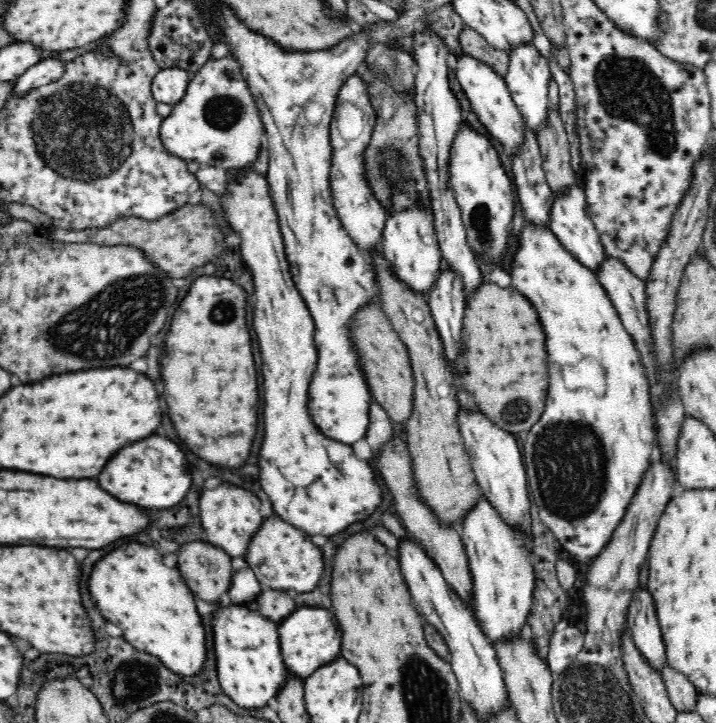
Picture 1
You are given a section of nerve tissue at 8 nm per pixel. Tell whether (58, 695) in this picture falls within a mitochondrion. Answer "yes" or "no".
no

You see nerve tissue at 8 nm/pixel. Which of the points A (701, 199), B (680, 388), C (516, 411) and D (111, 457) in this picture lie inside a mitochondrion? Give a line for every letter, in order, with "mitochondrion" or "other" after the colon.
A: other
B: other
C: mitochondrion
D: other

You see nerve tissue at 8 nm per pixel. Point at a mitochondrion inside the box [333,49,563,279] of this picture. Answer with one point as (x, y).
(393, 163)

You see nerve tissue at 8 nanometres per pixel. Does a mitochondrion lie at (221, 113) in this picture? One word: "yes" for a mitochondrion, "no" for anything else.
yes

